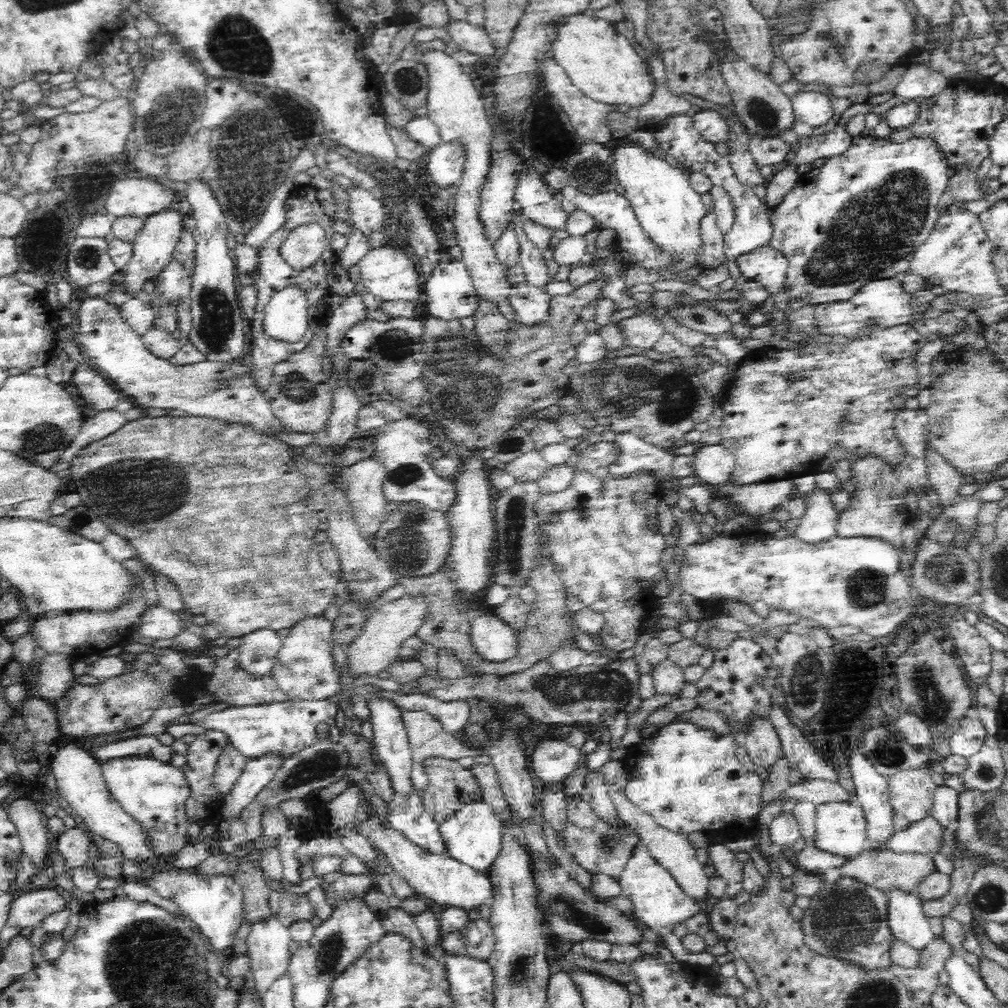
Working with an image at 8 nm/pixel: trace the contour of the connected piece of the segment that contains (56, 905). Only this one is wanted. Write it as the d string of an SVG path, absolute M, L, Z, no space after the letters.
M55 888L28 892L12 902L8 926L18 932L24 928L34 928L48 916L67 908L68 903Z

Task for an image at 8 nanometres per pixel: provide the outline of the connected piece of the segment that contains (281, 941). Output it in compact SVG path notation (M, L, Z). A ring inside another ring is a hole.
M271 916L266 920L260 920L252 924L247 938L247 955L249 957L250 970L253 973L256 989L260 993L260 998L272 986L276 980L280 980L290 966L292 952L290 952L289 927L284 926L276 916Z

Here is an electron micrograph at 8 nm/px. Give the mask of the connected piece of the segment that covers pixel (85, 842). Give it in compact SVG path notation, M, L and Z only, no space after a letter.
M68 828L64 834L53 839L53 850L62 854L70 868L82 867L88 860L90 836L80 828Z

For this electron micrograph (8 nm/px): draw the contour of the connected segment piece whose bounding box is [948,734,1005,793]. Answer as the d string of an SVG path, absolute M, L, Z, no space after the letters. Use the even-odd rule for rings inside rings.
M987 735L982 748L970 759L970 768L962 774L948 774L948 787L960 793L966 790L996 790L1005 778L1005 765L995 735Z

